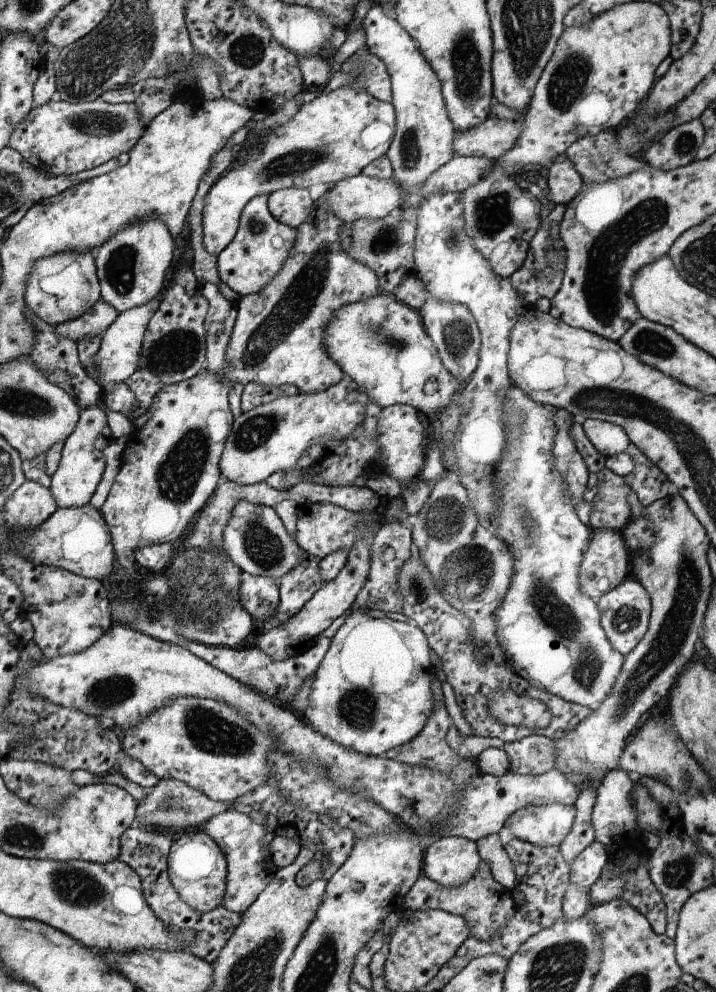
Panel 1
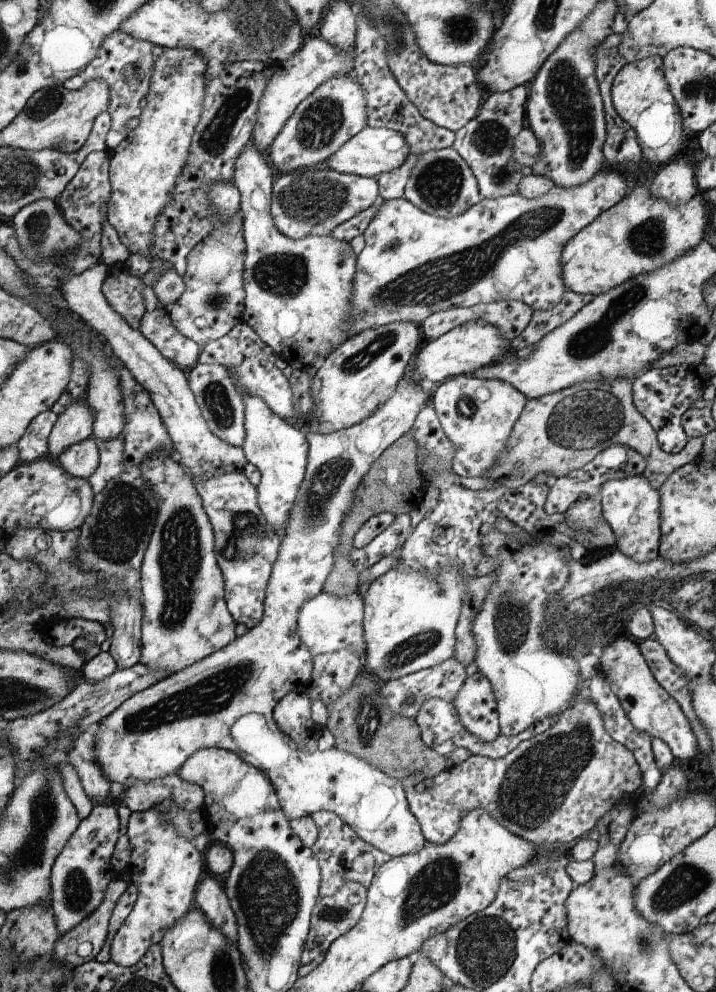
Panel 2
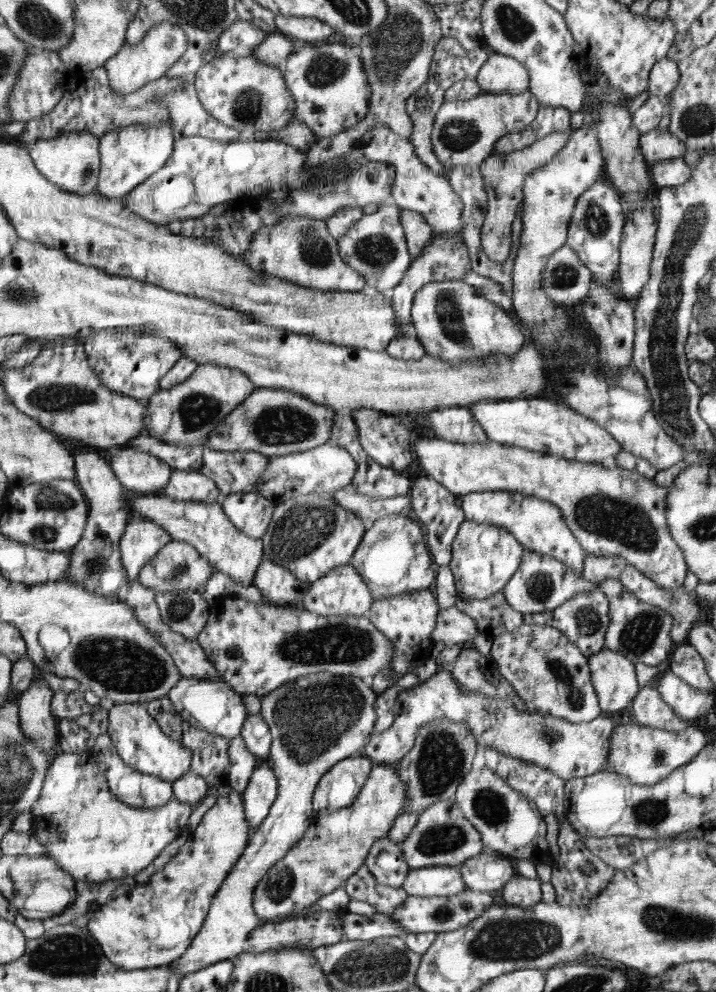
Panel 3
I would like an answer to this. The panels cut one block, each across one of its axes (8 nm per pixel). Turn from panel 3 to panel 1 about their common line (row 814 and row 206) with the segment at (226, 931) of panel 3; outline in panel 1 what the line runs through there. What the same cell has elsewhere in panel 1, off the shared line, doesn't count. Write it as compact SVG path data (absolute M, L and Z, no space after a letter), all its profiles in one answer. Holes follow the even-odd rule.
M283 188L269 194L269 211L282 223L298 227L310 214L314 200L308 189Z

